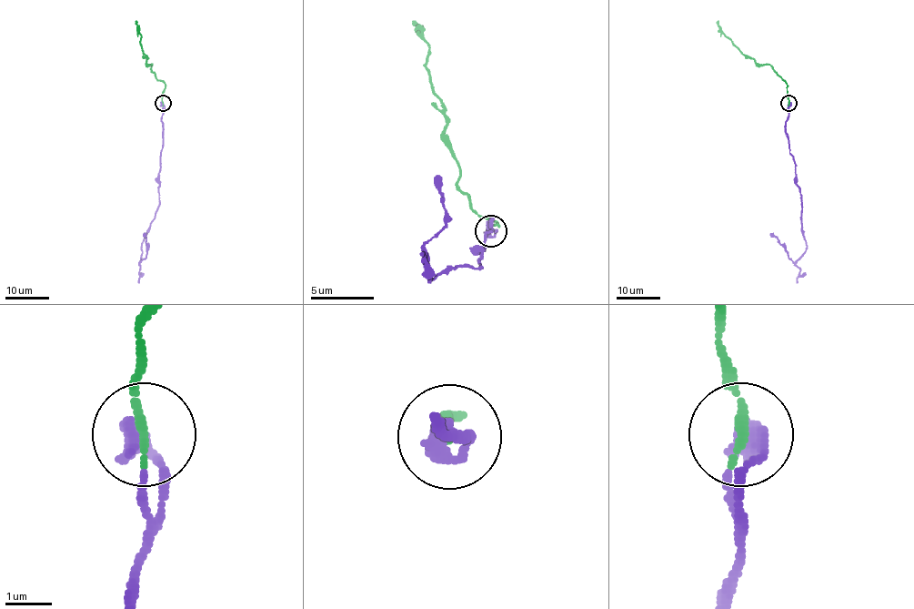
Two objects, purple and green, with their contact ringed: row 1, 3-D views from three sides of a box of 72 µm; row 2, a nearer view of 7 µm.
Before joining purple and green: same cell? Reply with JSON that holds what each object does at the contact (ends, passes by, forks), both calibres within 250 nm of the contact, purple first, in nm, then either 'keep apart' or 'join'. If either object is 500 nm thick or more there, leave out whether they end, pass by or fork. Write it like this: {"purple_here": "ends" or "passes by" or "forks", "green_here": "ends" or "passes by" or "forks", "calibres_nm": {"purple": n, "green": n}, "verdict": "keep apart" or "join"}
{"purple_here": "ends", "green_here": "ends", "calibres_nm": {"purple": 440, "green": 220}, "verdict": "join"}

